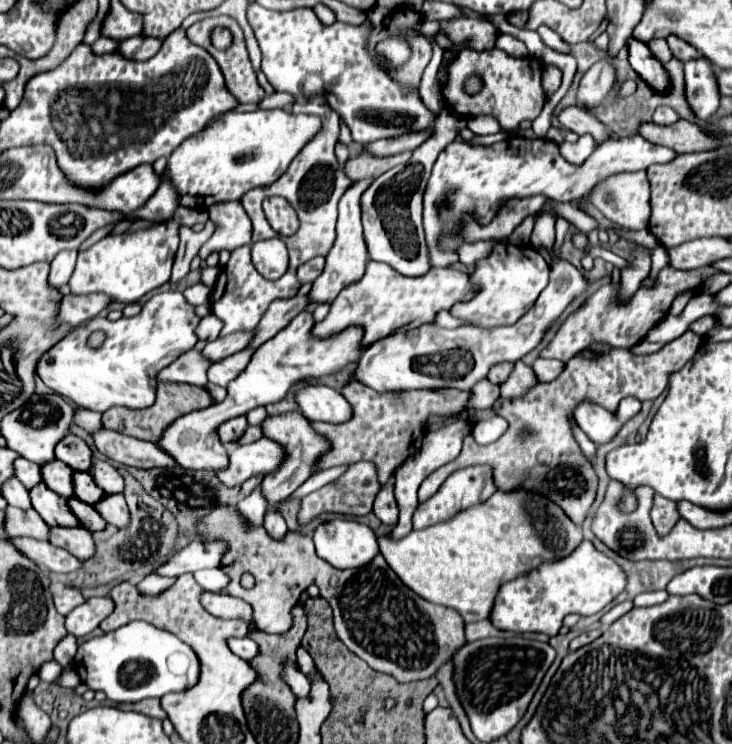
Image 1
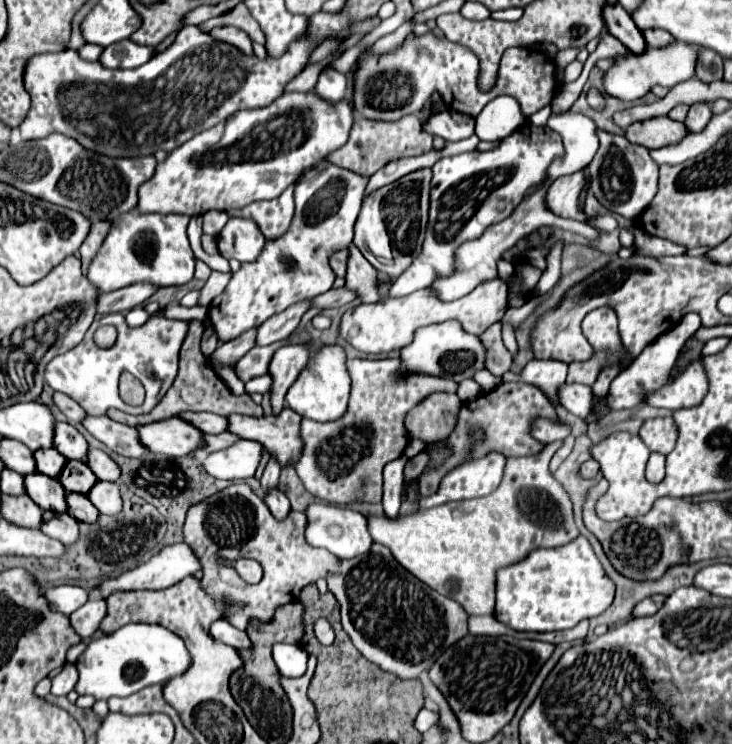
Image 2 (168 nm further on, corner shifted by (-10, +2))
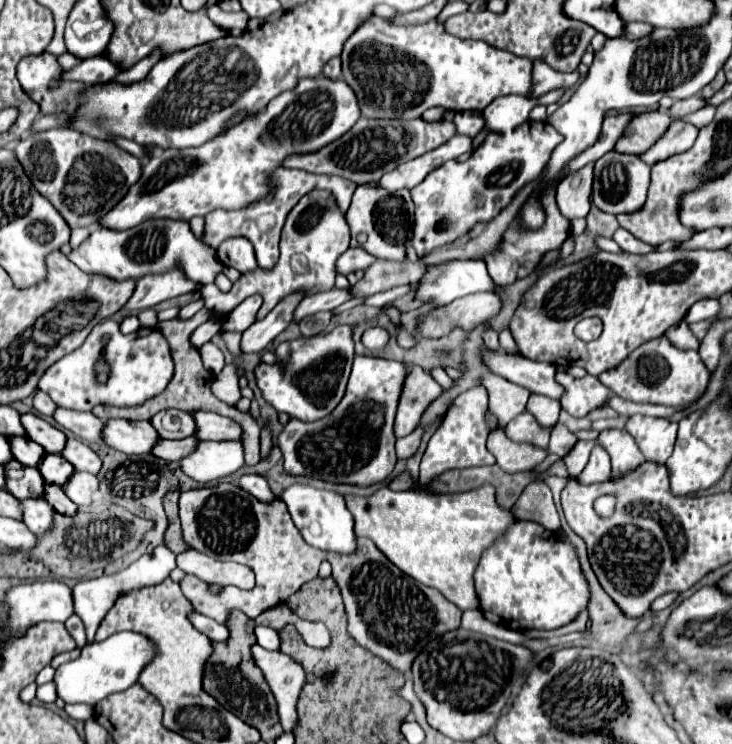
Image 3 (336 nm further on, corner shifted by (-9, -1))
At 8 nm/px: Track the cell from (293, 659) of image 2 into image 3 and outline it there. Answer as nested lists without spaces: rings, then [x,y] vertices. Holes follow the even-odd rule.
[[[257,626],[255,628],[255,636],[259,640],[259,644],[267,650],[281,650],[281,640],[279,640],[279,634],[273,630],[273,628],[267,628],[267,626]]]

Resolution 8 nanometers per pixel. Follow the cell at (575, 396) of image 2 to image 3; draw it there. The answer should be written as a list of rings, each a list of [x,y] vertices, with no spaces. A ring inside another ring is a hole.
[[[485,350],[483,360],[491,368],[493,374],[503,376],[503,378],[527,388],[529,392],[543,394],[553,400],[561,400],[561,396],[565,394],[561,384],[557,384],[557,380],[555,380],[555,364],[533,362],[525,356],[505,354],[503,350],[497,350],[497,352]]]

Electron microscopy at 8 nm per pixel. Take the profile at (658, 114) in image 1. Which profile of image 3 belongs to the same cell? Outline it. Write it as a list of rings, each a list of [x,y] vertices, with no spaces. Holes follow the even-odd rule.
[[[697,94],[697,96],[687,98],[687,100],[677,100],[677,102],[669,108],[669,114],[671,114],[671,118],[681,118],[681,116],[687,116],[687,114],[703,108],[703,106],[705,106],[705,102],[703,102],[703,98]]]

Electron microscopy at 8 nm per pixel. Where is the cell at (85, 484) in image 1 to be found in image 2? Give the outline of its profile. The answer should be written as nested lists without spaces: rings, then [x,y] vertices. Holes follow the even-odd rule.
[[[66,461],[64,469],[58,475],[58,481],[66,491],[76,491],[76,493],[88,493],[90,485],[94,485],[96,477],[90,473],[90,467],[84,461]]]

